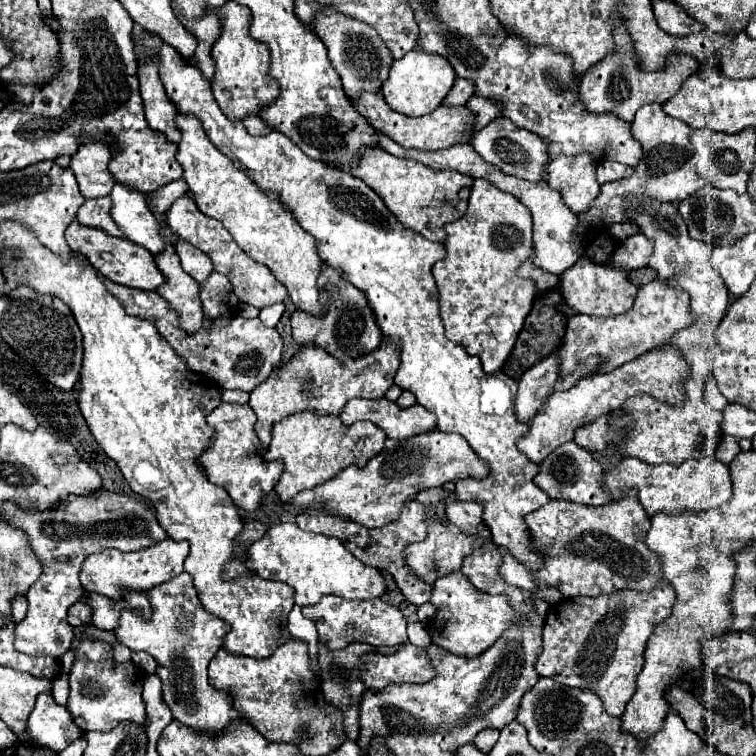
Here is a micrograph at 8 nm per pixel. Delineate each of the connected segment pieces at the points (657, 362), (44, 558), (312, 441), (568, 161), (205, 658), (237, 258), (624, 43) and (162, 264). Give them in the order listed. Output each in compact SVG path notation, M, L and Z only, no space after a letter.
M655 348L651 352L641 354L639 358L631 360L631 362L625 362L623 366L615 368L613 372L581 378L581 382L577 382L573 388L557 390L547 398L547 402L541 406L541 410L531 420L529 432L519 438L517 448L531 462L541 464L541 460L547 454L551 454L555 448L559 448L565 442L571 442L577 428L585 426L585 422L591 424L597 418L607 416L611 410L619 408L629 396L633 396L637 392L647 392L667 404L679 404L679 402L683 402L681 382L683 382L687 370L689 368L677 350Z
M105 488L83 496L71 494L69 500L59 502L53 510L19 510L19 506L11 504L5 512L7 524L27 534L29 546L43 566L39 580L26 594L29 608L25 620L15 626L15 648L29 656L61 658L71 648L75 634L73 626L67 622L67 610L83 597L79 572L89 554L105 548L133 552L167 538L147 502Z
M305 410L303 414L289 414L287 418L283 418L283 422L277 422L273 426L273 440L267 452L263 454L263 460L283 462L285 468L281 478L275 484L275 492L285 504L297 492L327 482L345 466L351 466L351 464L365 466L375 454L383 450L385 440L387 436L383 434L383 430L379 430L371 422L355 422L347 426L335 414L329 416L329 414L315 414Z
M559 152L549 156L547 184L561 194L565 206L575 214L587 212L591 202L601 194L601 184L595 176L597 164L589 154L565 156Z
M187 572L151 588L147 598L151 604L151 618L145 620L141 610L127 608L121 612L119 626L113 630L113 634L133 652L147 652L155 658L157 676L163 682L163 700L179 722L185 722L195 730L215 734L231 720L239 718L227 692L215 690L207 682L207 664L215 656L215 650L221 648L229 626L203 610L193 586L193 578L187 576Z
M185 194L181 198L177 198L171 208L167 210L165 214L167 218L167 224L171 228L173 234L177 234L179 238L187 240L189 244L193 244L195 248L199 248L201 252L205 252L211 262L213 262L213 268L221 274L225 274L229 278L229 282L233 284L233 292L237 294L237 298L245 304L251 304L255 308L265 308L265 306L271 306L271 304L277 304L277 302L283 302L283 298L287 296L287 288L273 276L273 272L251 260L251 256L247 256L237 244L235 240L231 238L231 234L221 226L219 220L203 214L195 202L191 202L191 198Z
M617 26L615 42L621 46L621 52L607 56L603 62L599 62L591 70L587 70L587 74L583 74L583 78L581 78L579 102L587 108L587 112L615 114L617 118L621 118L625 122L633 122L633 116L641 106L645 106L649 102L663 104L665 100L675 96L675 92L681 88L681 84L697 70L695 68L697 62L691 56L679 58L679 54L671 54L667 68L663 72L641 72L637 68L635 58L631 58L631 50L629 50L631 40L625 34L623 26Z
M171 244L153 256L157 268L163 272L165 282L157 288L157 294L165 298L179 314L179 324L187 334L195 334L203 328L203 312L199 300L199 284L181 268L179 256Z

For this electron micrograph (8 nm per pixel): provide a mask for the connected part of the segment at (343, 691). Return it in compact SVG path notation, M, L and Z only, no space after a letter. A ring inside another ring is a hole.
M319 640L319 668L321 668L321 676L323 676L323 696L327 702L339 706L345 714L345 728L347 728L347 738L349 740L357 740L359 736L359 714L357 714L357 702L365 690L365 684L361 680L361 656L369 654L369 652L377 652L377 654L395 654L403 644L397 646L371 646L371 644L349 644L347 648L341 650L329 650L325 642Z

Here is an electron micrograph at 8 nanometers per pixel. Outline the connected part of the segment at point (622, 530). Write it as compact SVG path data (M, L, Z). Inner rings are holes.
M635 490L607 506L585 506L571 500L549 500L535 512L525 516L527 530L531 534L531 550L541 552L543 568L527 570L521 562L505 548L501 552L501 578L521 590L539 592L541 584L557 588L563 598L575 596L599 596L611 594L623 588L651 590L661 578L659 558L645 546L645 534L649 530L649 518L639 506Z

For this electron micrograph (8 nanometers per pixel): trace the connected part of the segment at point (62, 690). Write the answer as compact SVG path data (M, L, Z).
M61 674L55 682L53 682L53 690L51 690L55 702L59 706L65 706L67 704L67 698L69 698L69 676L67 674Z

